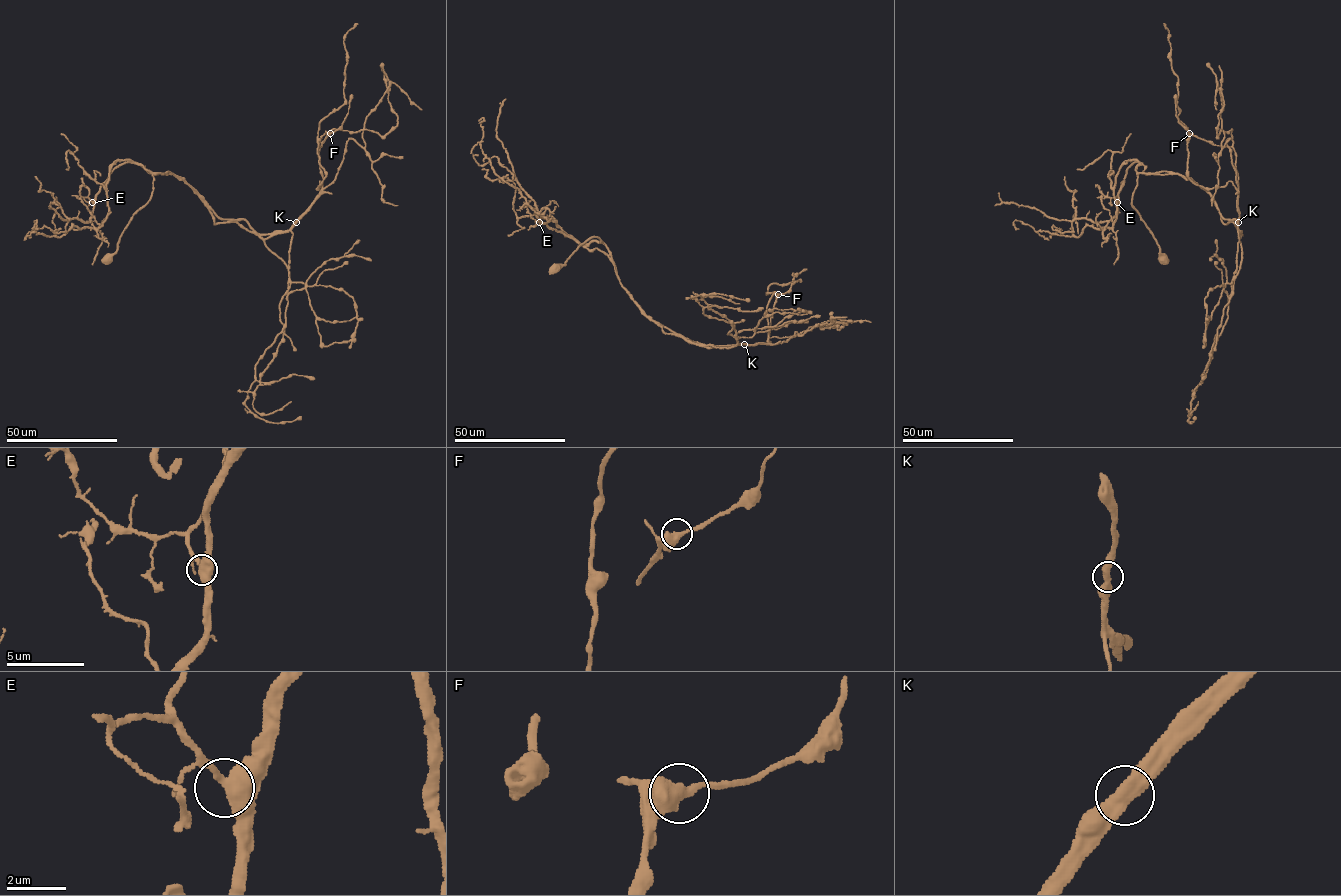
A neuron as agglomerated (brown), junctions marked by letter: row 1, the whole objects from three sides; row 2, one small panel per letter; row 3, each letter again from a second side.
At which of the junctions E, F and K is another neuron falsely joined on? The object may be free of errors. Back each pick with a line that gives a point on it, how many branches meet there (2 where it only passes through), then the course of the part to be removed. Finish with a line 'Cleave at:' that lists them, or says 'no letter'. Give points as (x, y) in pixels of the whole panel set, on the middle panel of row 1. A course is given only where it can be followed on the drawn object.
K: at (744, 344); 2 branches meet; foreign part runs (744, 344), (703, 345), (671, 331), (631, 298), (607, 255), (540, 223), (497, 136), (500, 102)
Cleave at: K

